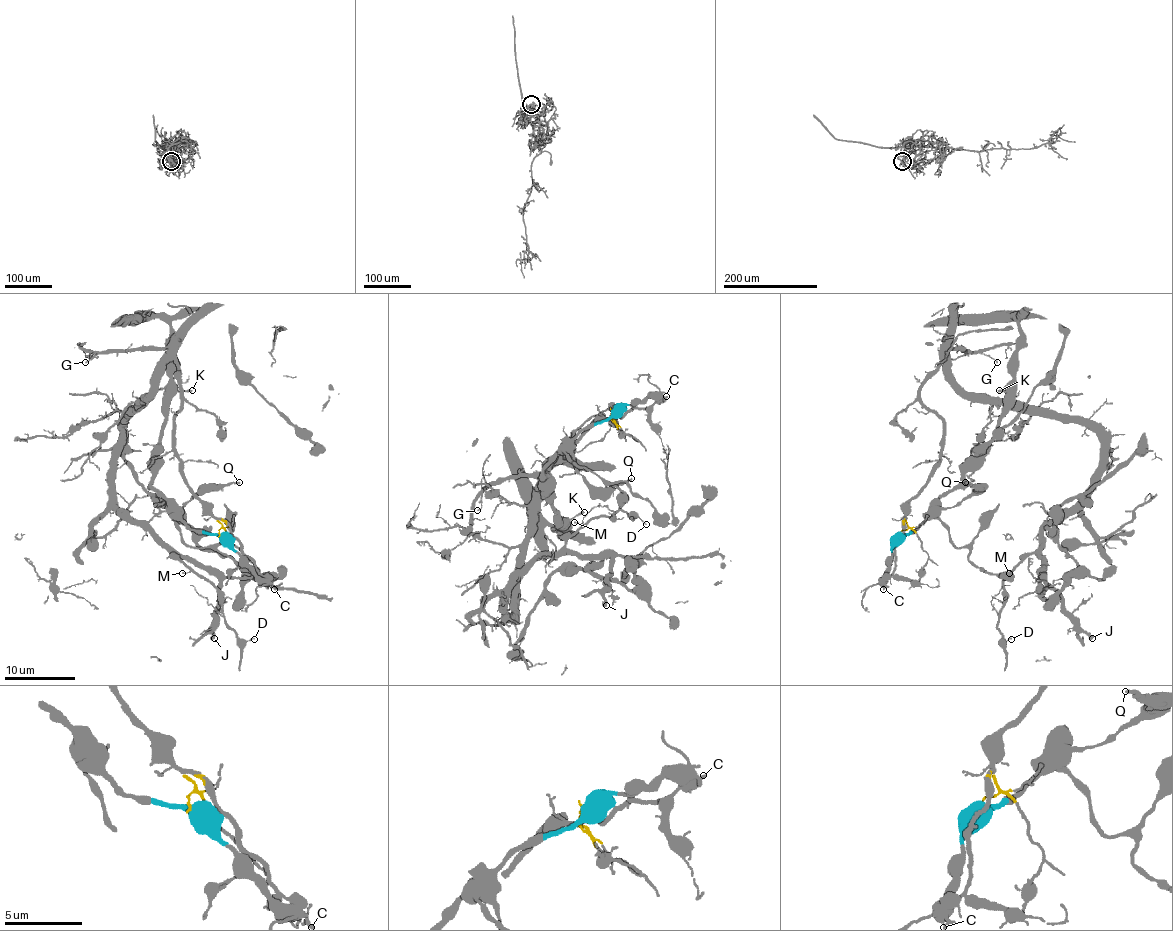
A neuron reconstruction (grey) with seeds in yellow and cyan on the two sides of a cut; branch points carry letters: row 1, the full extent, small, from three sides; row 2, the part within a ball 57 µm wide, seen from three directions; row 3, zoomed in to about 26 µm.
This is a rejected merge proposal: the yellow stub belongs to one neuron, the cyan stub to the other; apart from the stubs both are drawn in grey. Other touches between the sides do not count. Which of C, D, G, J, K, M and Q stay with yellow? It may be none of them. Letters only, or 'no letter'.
D, G, J, M

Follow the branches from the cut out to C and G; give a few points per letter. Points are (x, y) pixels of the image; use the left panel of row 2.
C: (220, 535), (275, 589)
G: (220, 535), (222, 524), (185, 482), (175, 447), (180, 366), (164, 350), (148, 349), (92, 352), (85, 363)

